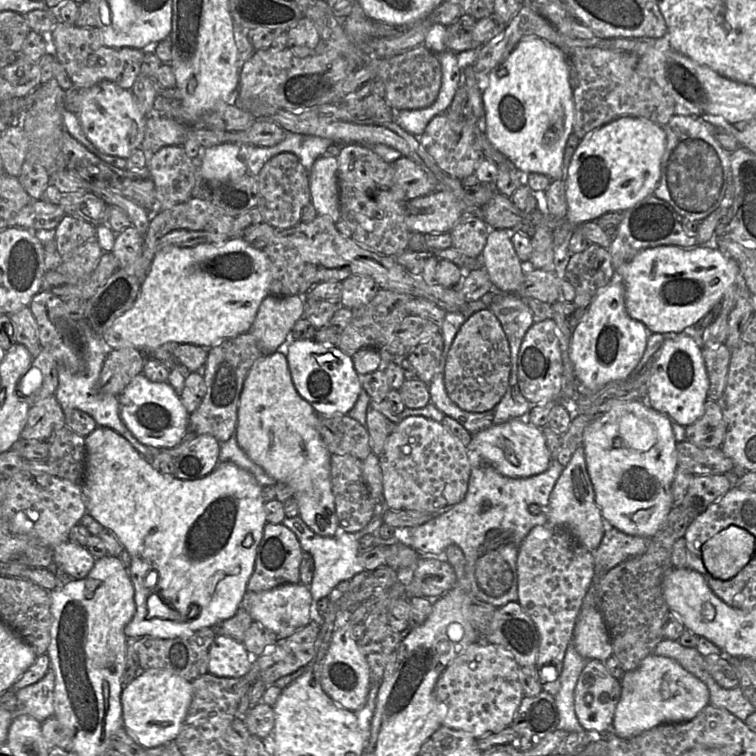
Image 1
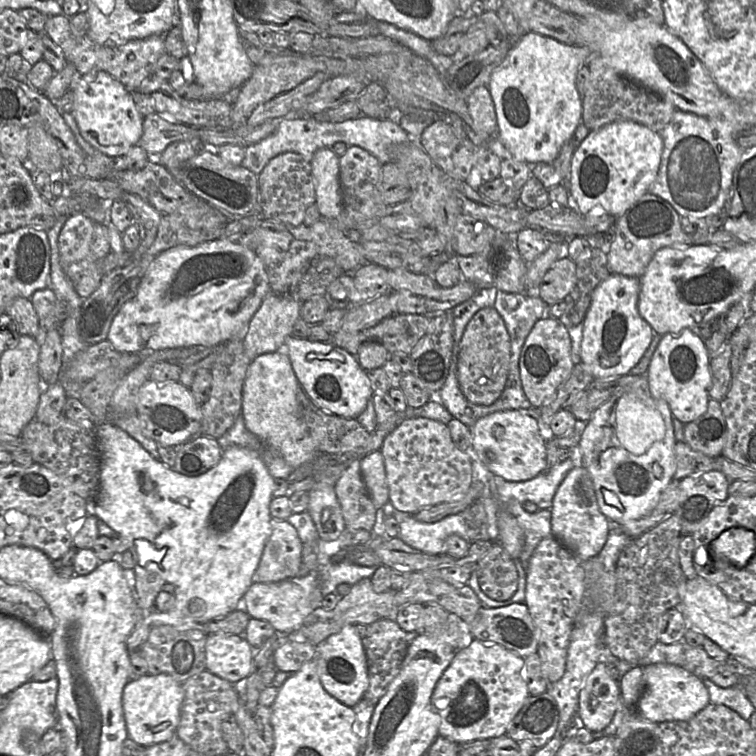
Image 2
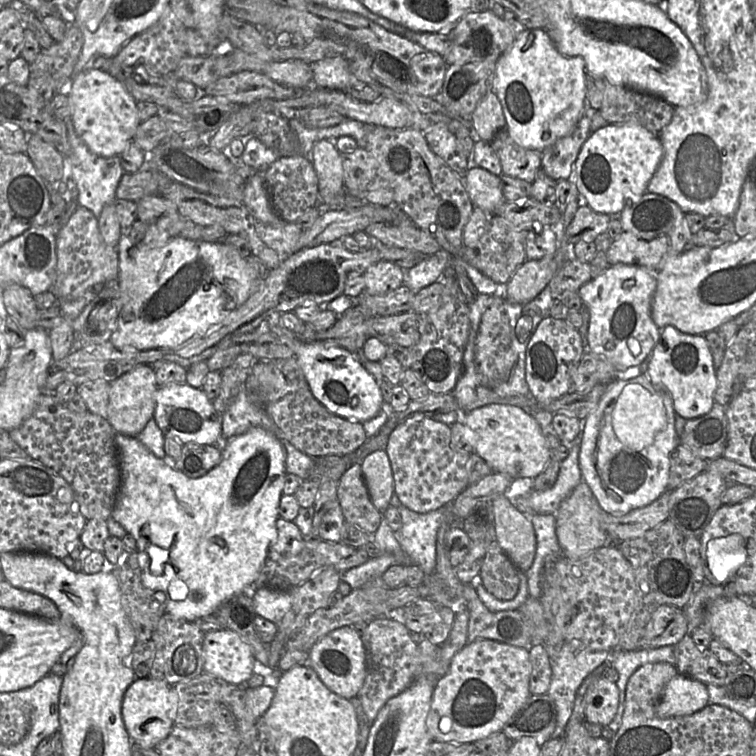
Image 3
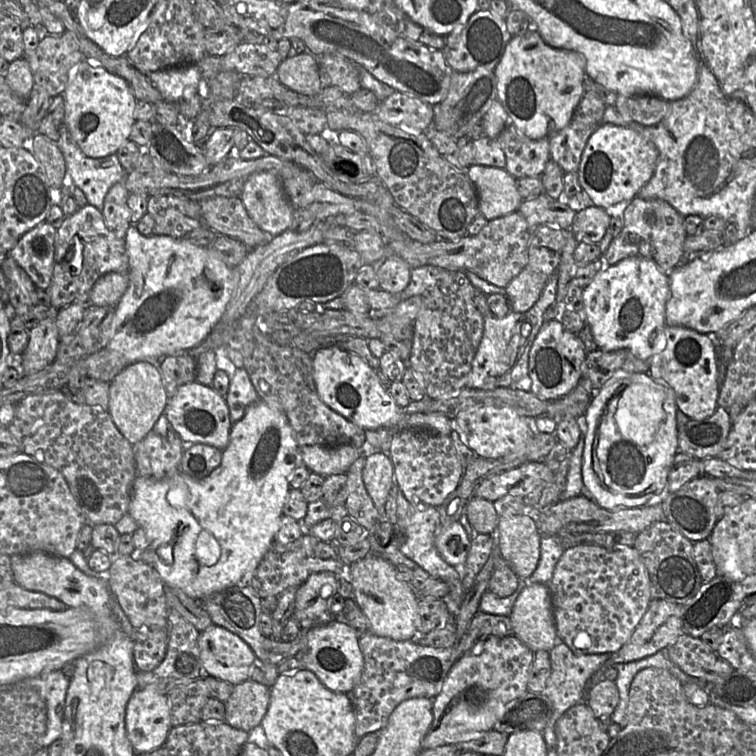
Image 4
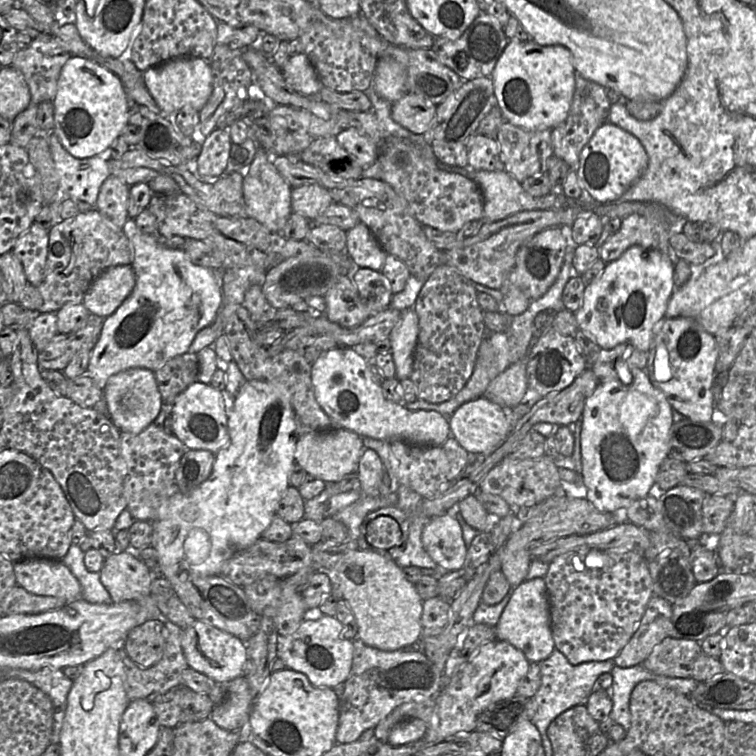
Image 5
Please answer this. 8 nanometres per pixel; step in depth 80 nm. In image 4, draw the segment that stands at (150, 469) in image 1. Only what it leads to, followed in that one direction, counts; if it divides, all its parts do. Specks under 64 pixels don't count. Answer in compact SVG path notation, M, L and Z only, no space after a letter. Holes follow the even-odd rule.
M258 400L247 408L240 420L232 424L229 443L222 450L221 463L205 478L196 480L180 471L162 479L136 476L133 482L128 514L136 521L138 528L144 530L148 541L148 547L141 553L141 560L150 564L157 571L166 588L179 589L199 602L229 587L248 584L249 578L275 540L283 516L283 506L290 490L289 475L299 464L303 464L301 463L301 449L286 416L262 400Z

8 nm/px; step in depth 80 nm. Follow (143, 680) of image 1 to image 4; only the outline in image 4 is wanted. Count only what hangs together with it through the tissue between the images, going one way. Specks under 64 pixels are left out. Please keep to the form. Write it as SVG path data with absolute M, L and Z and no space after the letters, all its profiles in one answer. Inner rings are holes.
M155 688L136 689L126 706L125 727L136 754L164 746L172 728L167 695Z

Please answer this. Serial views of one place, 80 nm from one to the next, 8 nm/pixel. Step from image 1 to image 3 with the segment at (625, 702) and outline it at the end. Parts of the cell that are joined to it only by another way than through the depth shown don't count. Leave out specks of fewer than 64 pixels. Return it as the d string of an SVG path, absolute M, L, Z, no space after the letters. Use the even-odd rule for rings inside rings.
M678 673L666 684L655 711L660 718L687 716L708 704L706 684Z

